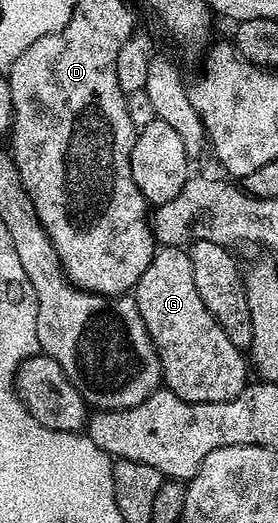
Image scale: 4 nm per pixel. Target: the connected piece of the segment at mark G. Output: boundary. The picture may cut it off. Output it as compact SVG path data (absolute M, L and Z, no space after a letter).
M158 247L154 251L151 262L147 266L147 270L143 270L143 274L139 278L135 289L135 299L137 301L137 309L143 318L143 322L147 326L147 334L151 338L151 342L157 348L157 353L161 359L161 379L164 387L168 391L173 392L180 400L186 400L192 404L214 404L215 402L227 402L234 400L240 392L245 389L247 377L245 377L245 364L247 368L247 360L243 357L242 349L231 346L231 338L227 338L227 334L223 334L223 330L219 326L219 322L215 322L215 318L207 310L207 306L203 306L203 298L199 298L199 290L195 290L195 277L191 271L191 258L185 248L166 248Z

